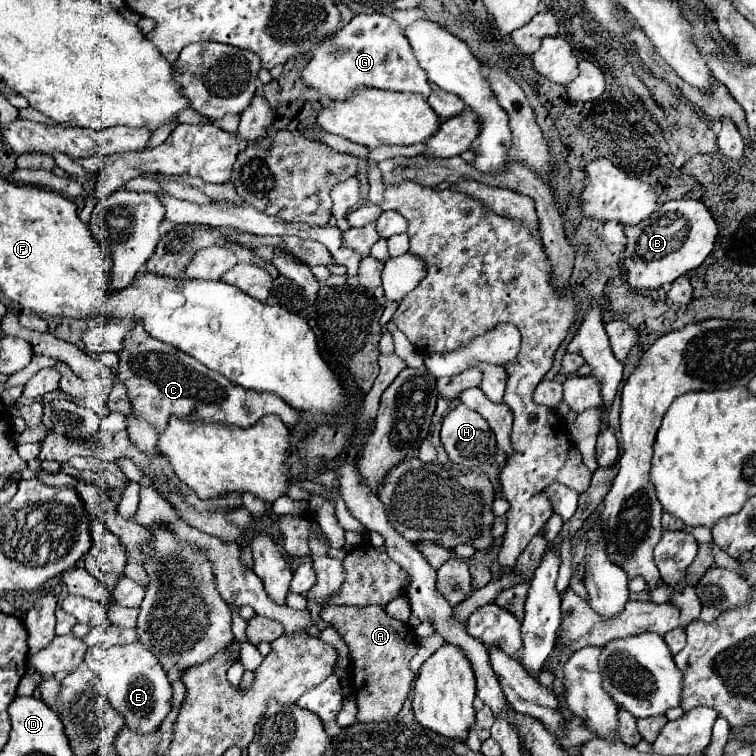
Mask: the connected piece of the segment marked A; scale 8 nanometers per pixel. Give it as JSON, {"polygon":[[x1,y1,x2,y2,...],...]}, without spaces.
{"polygon":[[330,606,320,612,320,616,342,634,344,642,350,646,352,660,354,660,354,690,358,698,358,720,360,722,382,722,396,716,410,692,410,684,414,680,414,672,410,670,410,660,416,654,416,636,408,628,408,624,392,618,386,614,382,606]]}

